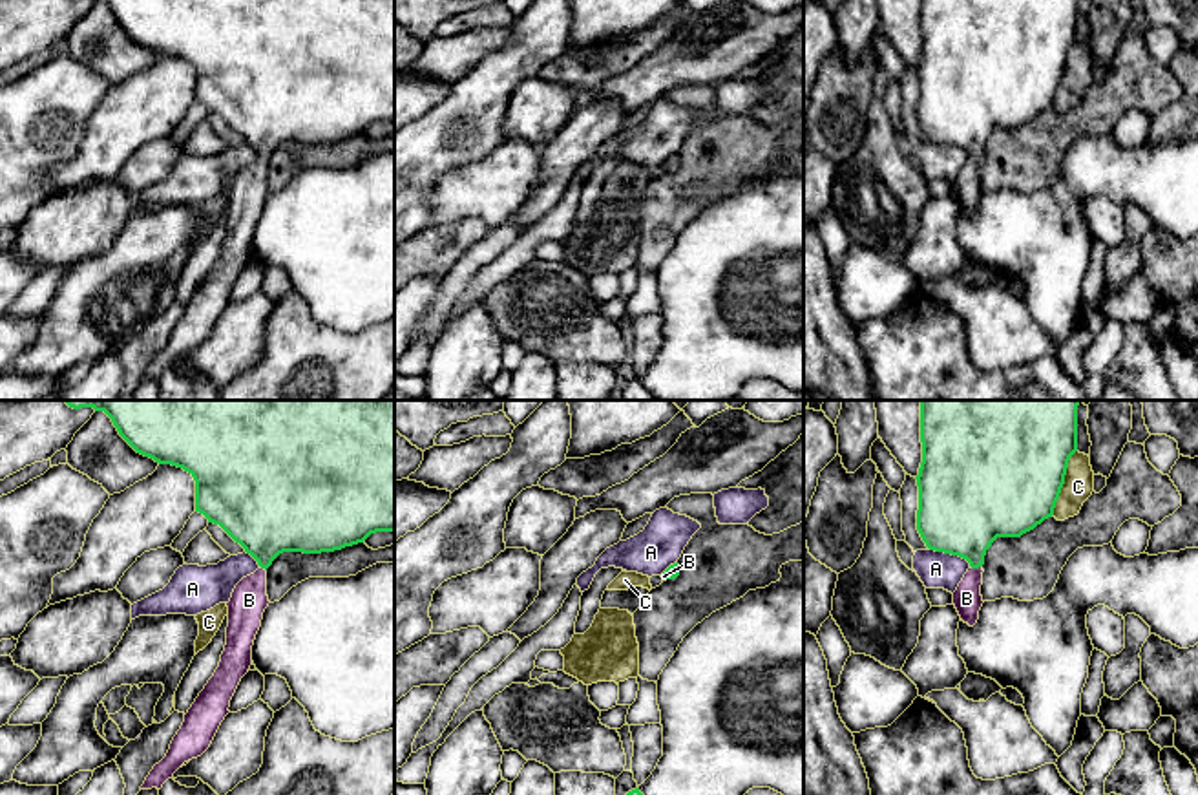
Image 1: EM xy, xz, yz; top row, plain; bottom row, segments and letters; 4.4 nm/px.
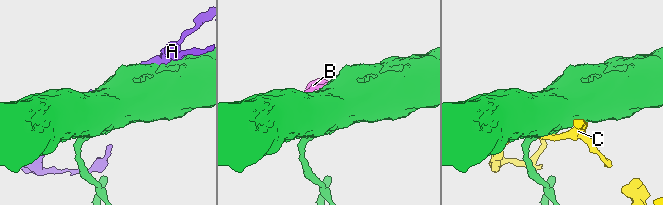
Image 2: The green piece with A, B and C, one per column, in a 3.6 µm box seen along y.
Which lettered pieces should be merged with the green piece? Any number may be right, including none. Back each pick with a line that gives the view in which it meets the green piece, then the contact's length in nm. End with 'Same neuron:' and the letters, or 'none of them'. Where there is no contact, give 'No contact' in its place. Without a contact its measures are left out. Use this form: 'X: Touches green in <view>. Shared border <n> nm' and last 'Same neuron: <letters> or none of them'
B: Touches green in yz. Shared border 50 nm
Same neuron: B

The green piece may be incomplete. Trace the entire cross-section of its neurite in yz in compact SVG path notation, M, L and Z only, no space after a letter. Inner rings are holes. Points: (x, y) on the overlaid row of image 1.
M920 400L922 462L919 468L917 530L930 550L970 563L953 592L953 605L973 627L983 607L981 585L986 550L997 537L1021 537L1054 515L1070 457L1077 451L1079 400Z

